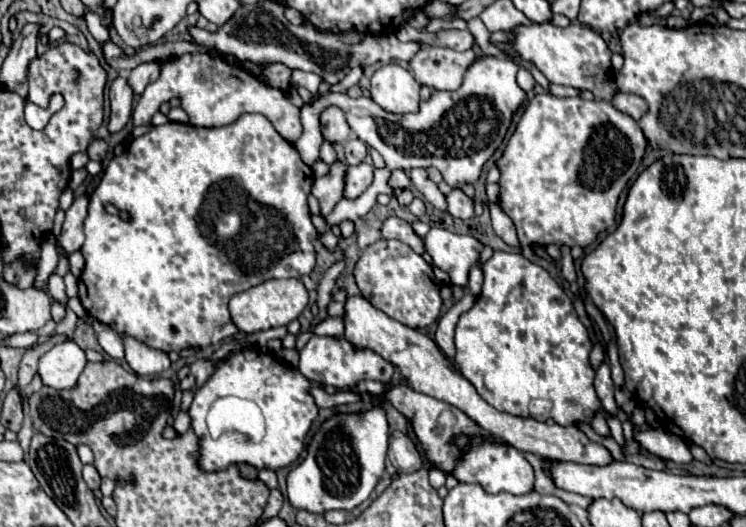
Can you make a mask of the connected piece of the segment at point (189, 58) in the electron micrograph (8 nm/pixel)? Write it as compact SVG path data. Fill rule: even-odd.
M218 51L186 53L178 59L164 61L160 77L142 93L132 113L132 123L136 127L150 125L160 105L174 97L180 99L180 107L190 115L190 123L196 127L224 127L240 119L240 115L244 113L260 113L284 139L298 139L302 135L300 109L290 103L284 91L266 85L260 77L248 73L242 67L228 63L226 57Z

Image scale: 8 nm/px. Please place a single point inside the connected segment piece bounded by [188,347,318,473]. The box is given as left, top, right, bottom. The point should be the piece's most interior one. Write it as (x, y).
(283, 395)

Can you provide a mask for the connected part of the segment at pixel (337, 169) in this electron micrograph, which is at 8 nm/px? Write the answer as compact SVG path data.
M336 161L330 169L330 173L326 177L320 177L314 181L312 185L312 195L318 199L320 203L320 215L326 217L334 205L342 199L342 189L344 189L344 171L346 167Z

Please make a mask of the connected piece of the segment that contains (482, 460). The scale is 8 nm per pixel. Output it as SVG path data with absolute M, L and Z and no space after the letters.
M458 437L456 443L464 449L464 457L458 461L456 469L452 471L452 475L460 483L478 483L484 487L486 493L506 491L512 495L526 495L526 493L534 491L534 469L518 449L504 447L498 443L478 441L478 439L470 441L464 437Z

